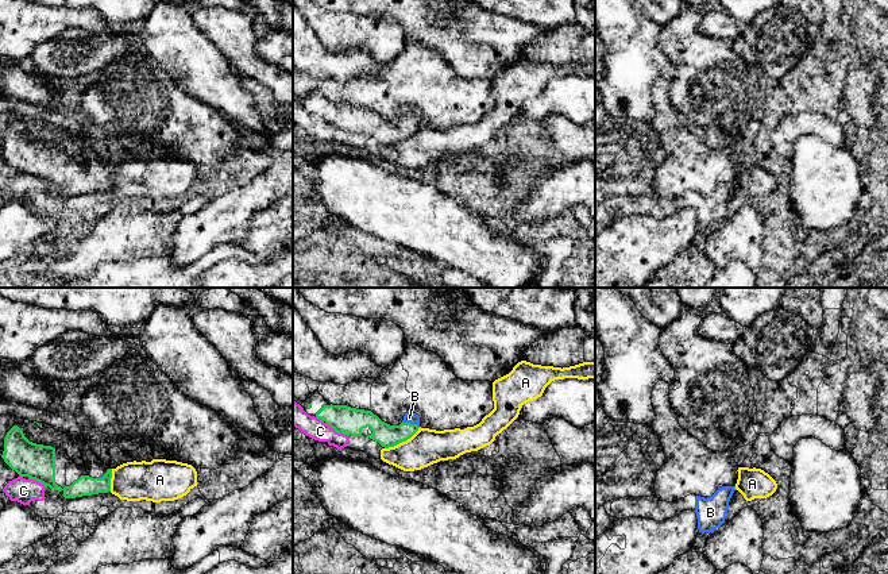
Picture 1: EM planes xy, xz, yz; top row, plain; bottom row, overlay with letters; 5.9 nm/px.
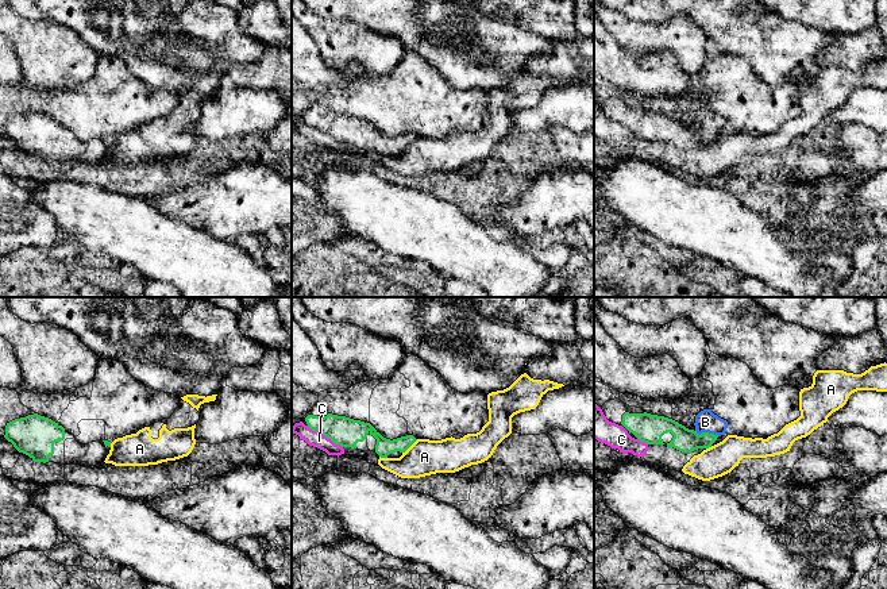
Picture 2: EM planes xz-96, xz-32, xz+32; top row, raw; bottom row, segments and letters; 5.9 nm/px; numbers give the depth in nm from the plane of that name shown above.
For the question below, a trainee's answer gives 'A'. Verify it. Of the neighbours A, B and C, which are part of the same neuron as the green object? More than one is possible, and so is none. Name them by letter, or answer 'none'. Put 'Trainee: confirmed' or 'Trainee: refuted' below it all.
B
Trainee: refuted

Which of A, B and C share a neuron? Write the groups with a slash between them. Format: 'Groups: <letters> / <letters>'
Groups: A C / B

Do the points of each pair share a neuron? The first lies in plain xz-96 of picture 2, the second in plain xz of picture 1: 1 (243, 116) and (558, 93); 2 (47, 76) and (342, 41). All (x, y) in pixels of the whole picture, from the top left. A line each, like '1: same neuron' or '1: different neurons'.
1: same neuron
2: same neuron

